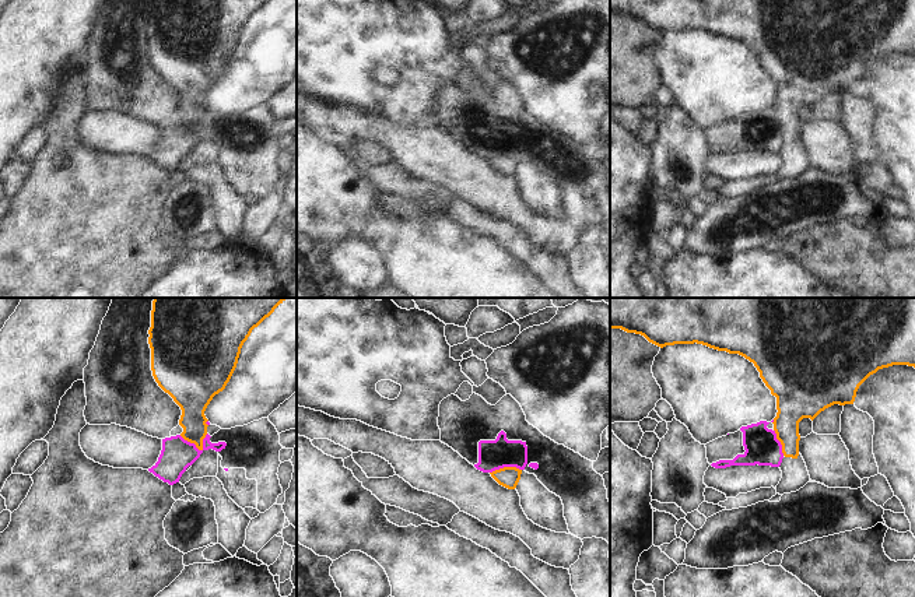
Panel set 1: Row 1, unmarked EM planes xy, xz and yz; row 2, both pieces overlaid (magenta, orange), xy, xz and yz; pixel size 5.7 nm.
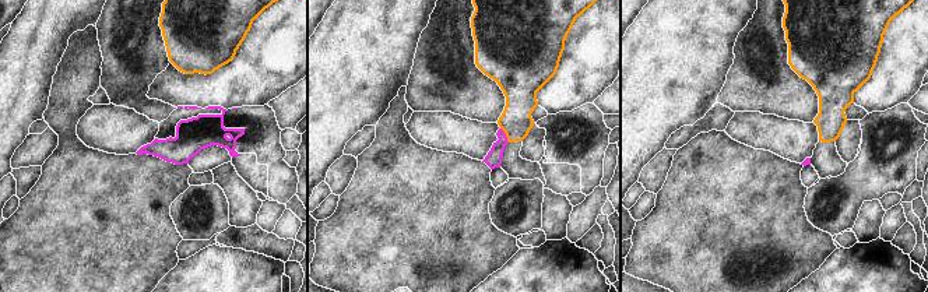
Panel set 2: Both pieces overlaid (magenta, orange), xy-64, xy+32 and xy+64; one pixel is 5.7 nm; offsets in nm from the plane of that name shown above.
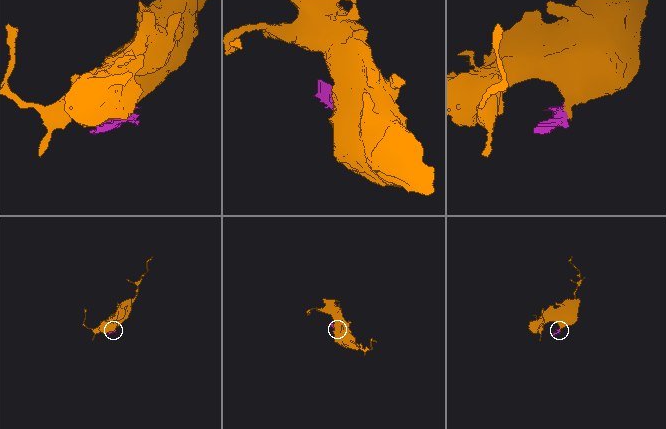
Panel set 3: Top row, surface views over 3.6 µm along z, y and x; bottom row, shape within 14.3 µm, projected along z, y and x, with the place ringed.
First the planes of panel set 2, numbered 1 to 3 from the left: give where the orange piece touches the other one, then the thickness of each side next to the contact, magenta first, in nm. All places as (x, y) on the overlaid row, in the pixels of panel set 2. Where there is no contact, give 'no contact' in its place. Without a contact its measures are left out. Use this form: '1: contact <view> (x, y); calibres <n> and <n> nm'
1: no contact
2: contact xy+32 (505, 134); calibres 90 and 180 nm
3: no contact

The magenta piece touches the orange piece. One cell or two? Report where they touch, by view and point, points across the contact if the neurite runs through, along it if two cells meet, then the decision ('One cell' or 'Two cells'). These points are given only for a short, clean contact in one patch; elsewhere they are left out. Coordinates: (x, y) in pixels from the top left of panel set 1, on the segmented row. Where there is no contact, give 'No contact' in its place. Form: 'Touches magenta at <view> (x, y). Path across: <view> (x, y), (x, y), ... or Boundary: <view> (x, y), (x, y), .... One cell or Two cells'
Touches magenta at xy (196, 448). Boundary: xy (207, 434), (200, 449), (179, 435). Two cells

